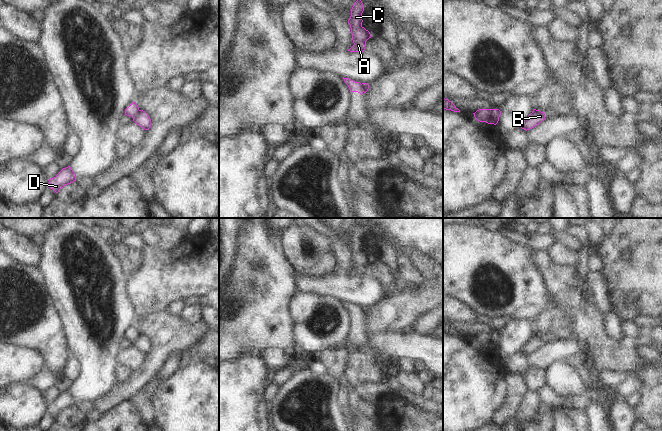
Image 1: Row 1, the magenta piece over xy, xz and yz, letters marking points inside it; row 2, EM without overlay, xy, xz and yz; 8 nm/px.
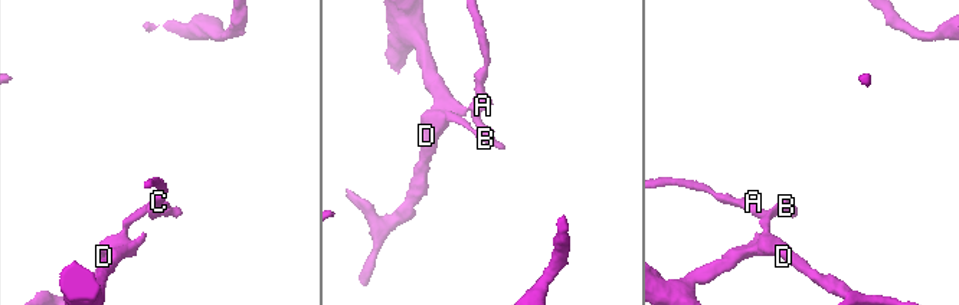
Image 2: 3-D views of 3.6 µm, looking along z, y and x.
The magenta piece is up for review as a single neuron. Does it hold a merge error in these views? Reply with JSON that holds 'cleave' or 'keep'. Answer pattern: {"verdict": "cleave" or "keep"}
{"verdict": "cleave"}

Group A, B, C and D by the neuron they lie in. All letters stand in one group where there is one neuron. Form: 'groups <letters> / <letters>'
groups A B C / D

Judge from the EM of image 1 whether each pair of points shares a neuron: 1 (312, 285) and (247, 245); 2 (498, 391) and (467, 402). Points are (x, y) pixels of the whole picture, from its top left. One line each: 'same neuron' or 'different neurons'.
1: different neurons
2: same neuron

